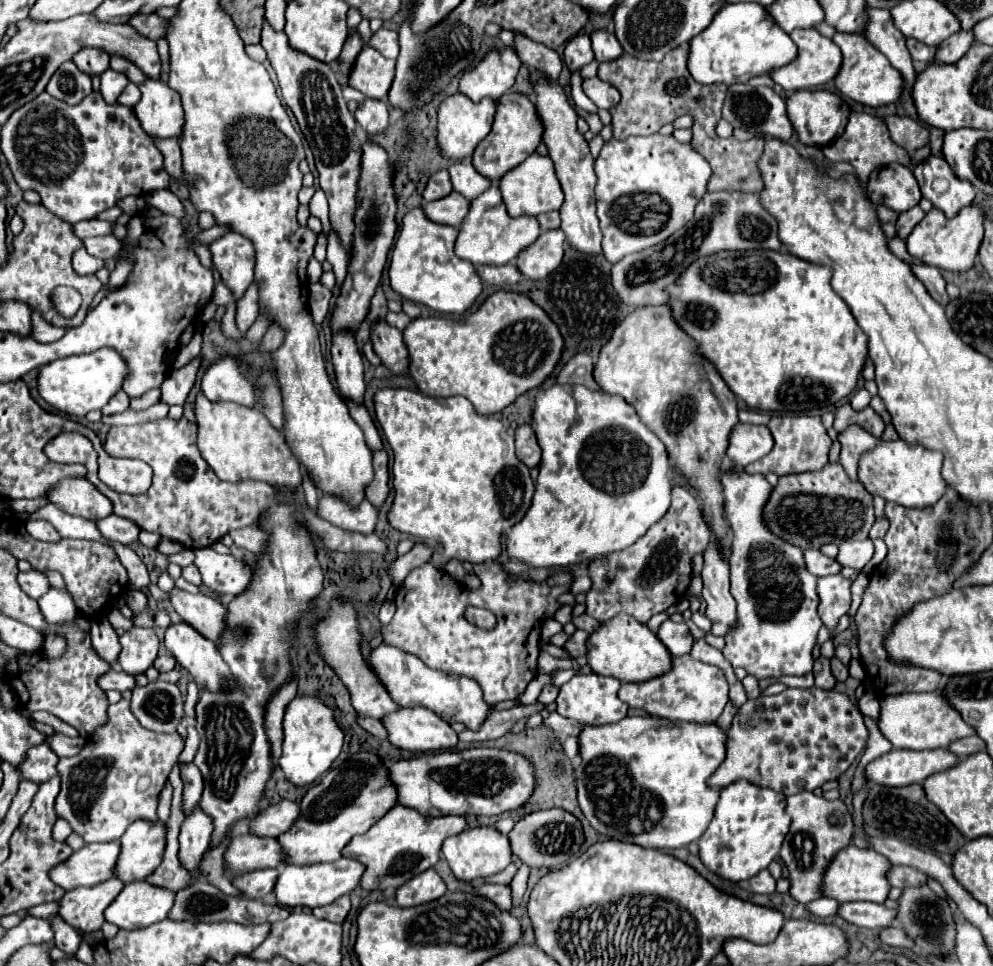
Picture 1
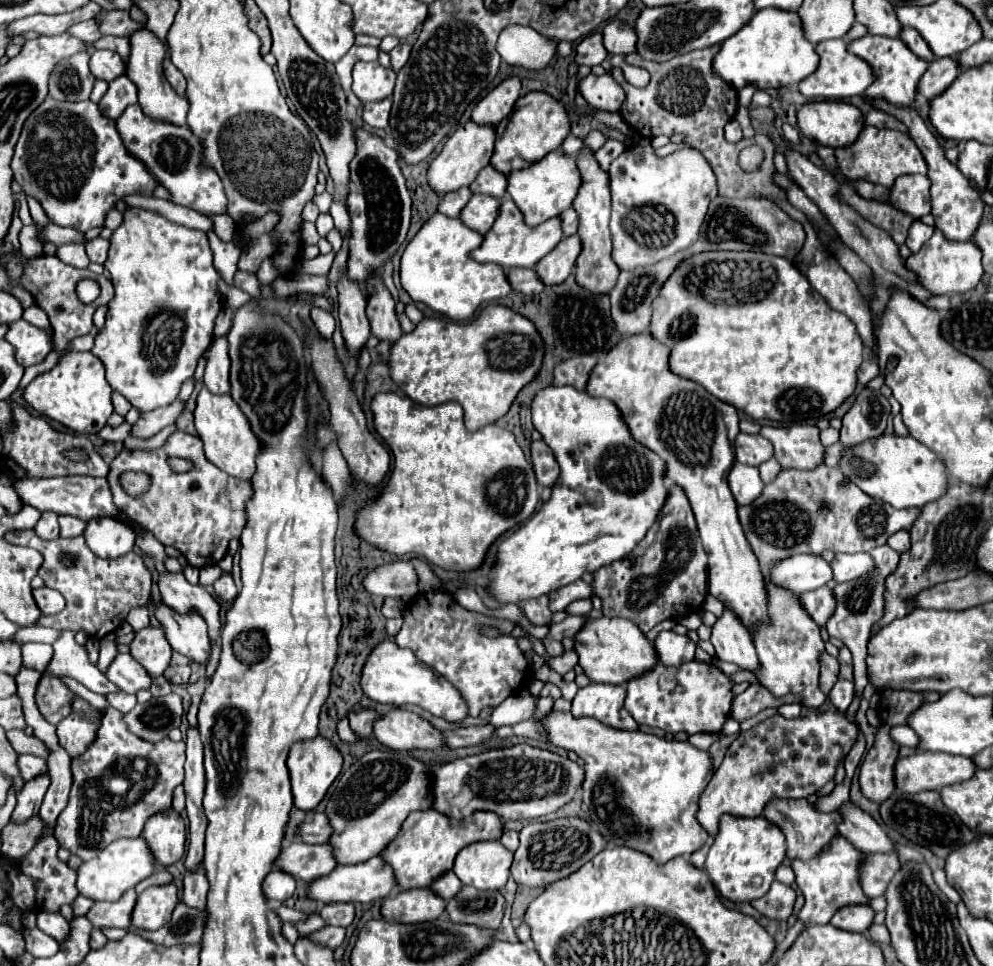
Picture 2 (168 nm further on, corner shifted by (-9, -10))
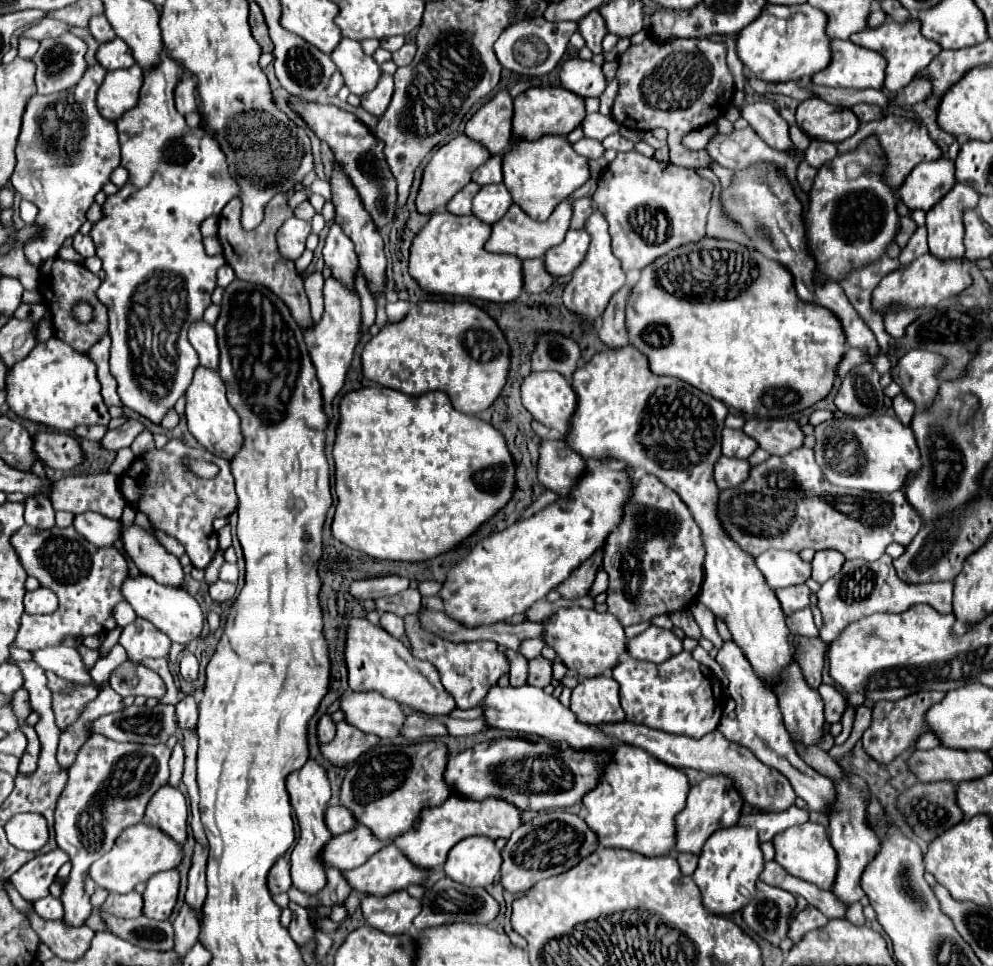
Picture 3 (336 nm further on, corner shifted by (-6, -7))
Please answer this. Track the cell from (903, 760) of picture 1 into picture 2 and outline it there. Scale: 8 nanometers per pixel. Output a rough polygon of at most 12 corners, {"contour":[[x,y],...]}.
{"contour":[[919,750],[897,760],[899,790],[915,794],[973,778],[971,758]]}

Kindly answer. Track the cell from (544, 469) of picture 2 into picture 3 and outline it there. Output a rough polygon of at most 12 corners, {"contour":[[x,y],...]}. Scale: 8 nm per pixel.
{"contour":[[542,439],[538,481],[566,495],[584,459],[562,439]]}

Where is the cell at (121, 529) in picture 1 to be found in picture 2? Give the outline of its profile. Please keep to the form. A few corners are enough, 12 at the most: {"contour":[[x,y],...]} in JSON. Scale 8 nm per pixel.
{"contour":[[91,518],[83,532],[99,558],[133,550],[133,530],[115,518]]}

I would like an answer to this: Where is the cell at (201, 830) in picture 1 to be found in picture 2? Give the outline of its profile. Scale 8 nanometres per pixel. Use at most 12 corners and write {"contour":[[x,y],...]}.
{"contour":[[185,874],[183,902],[205,910],[205,874]]}

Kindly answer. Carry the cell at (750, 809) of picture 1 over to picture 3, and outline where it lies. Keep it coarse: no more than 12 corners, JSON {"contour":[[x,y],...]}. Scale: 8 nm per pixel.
{"contour":[[754,827],[718,829],[694,871],[710,913],[756,895],[764,867]]}

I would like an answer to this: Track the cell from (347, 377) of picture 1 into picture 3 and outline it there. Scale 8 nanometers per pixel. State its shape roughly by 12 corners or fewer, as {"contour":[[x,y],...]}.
{"contour":[[332,225],[324,263],[334,279],[356,291],[354,243]]}

